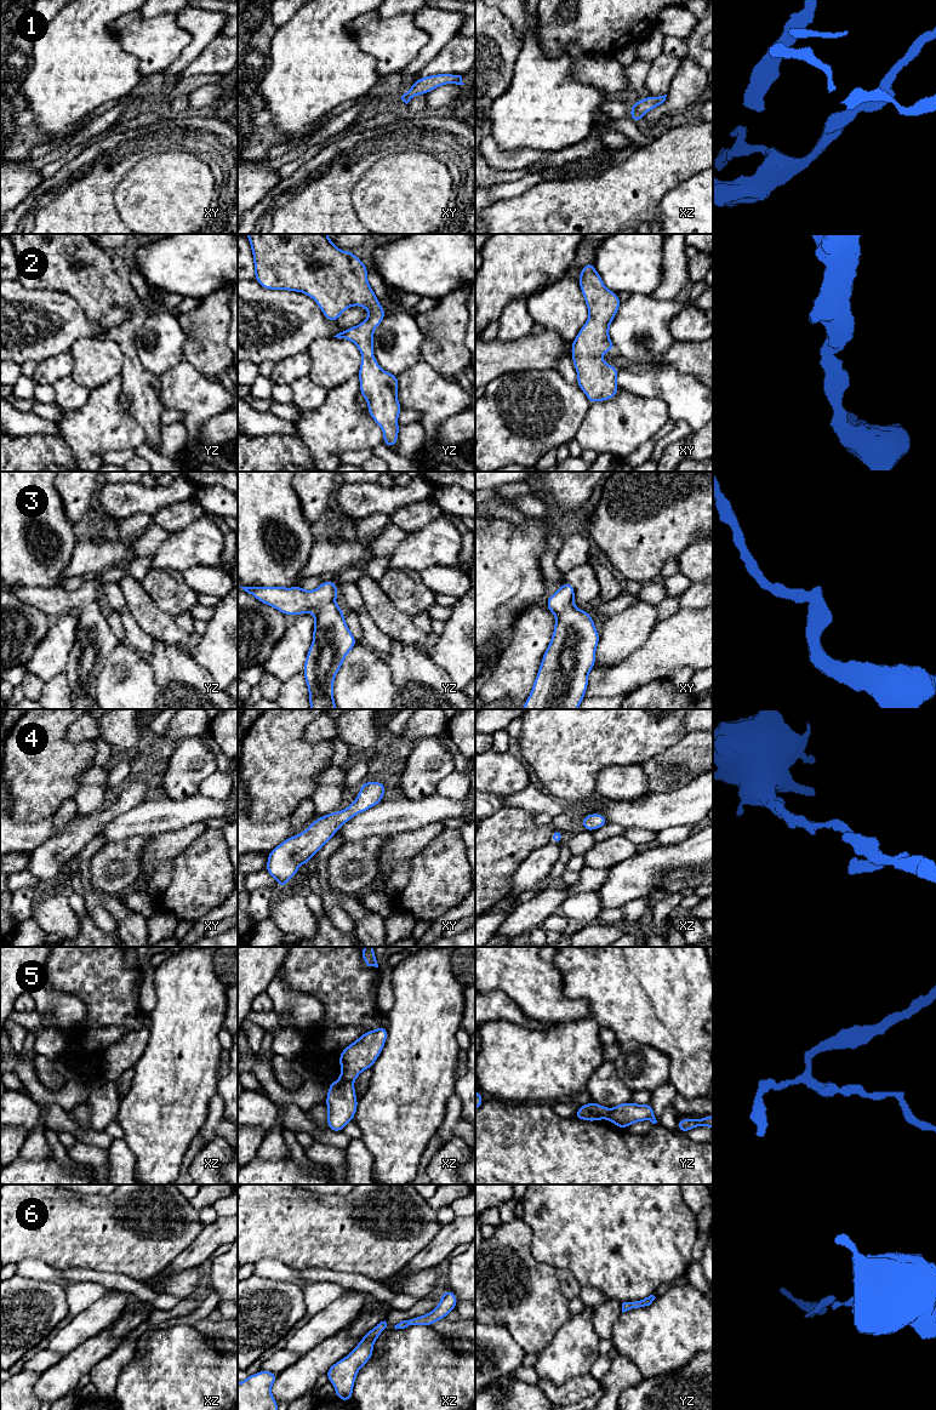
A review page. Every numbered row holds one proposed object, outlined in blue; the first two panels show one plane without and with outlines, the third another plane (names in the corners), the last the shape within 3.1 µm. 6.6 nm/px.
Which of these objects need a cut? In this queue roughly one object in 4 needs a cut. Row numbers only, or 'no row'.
5

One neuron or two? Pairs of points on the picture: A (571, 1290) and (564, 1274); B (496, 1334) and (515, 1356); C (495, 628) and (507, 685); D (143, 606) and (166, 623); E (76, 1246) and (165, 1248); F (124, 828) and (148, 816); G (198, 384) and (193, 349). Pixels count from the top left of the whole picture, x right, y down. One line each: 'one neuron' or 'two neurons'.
A: one neuron
B: one neuron
C: two neurons
D: one neuron
E: one neuron
F: one neuron
G: two neurons

